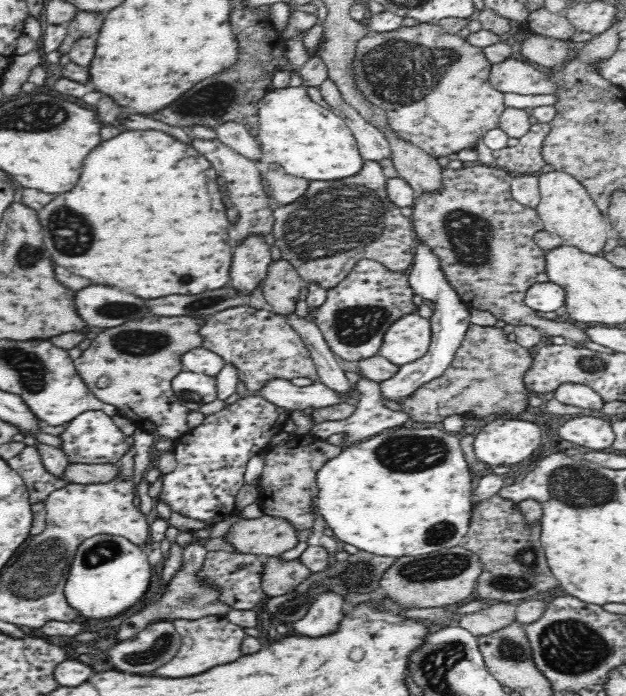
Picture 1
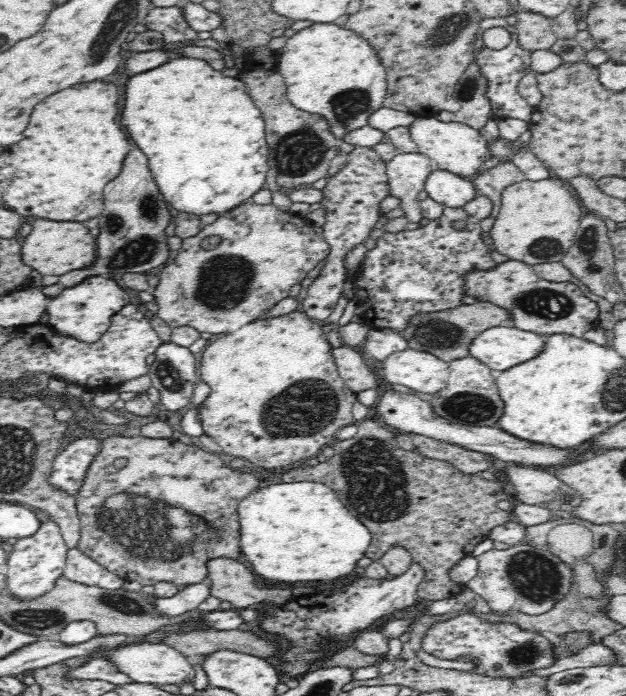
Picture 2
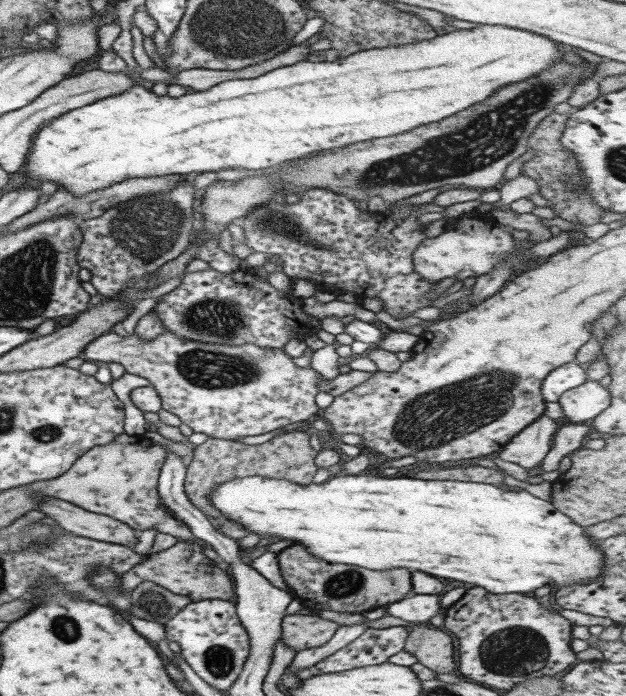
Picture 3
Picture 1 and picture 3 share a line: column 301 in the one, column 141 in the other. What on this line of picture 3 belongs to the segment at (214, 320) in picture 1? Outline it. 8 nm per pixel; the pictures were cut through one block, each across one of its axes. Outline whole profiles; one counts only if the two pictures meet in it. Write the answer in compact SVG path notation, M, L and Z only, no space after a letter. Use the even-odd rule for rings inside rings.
M112 330L91 340L83 350L81 358L92 362L117 362L127 374L135 374L149 381L157 392L161 408L175 414L179 421L187 425L193 433L206 434L208 437L221 440L236 440L245 436L257 436L288 424L302 422L317 411L315 394L320 374L309 367L295 366L291 356L282 348L269 349L243 343L242 345L217 345L187 340L171 331L162 330L153 339L141 339L134 332L119 335Z

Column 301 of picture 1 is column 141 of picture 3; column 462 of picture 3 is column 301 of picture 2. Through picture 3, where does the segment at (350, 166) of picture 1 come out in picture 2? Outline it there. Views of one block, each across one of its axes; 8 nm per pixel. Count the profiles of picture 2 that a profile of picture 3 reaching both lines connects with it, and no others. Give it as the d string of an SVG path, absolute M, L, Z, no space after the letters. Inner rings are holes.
M313 23L288 38L282 48L280 74L288 84L292 106L324 116L331 133L339 139L350 130L368 125L368 117L386 98L386 70L376 50L364 38L336 23Z

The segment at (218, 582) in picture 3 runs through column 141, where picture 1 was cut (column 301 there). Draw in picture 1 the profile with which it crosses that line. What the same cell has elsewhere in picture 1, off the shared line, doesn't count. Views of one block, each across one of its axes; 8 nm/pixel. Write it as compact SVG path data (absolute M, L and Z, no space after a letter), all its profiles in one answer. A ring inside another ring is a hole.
M269 557L262 562L261 590L268 597L282 596L306 580L312 572L299 559L286 560L283 557Z

